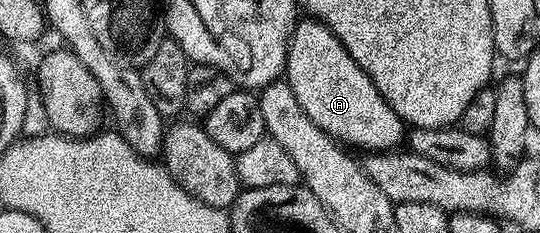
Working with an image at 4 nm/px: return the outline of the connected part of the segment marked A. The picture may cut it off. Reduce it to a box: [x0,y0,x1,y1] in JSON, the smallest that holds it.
[284,20,408,152]

